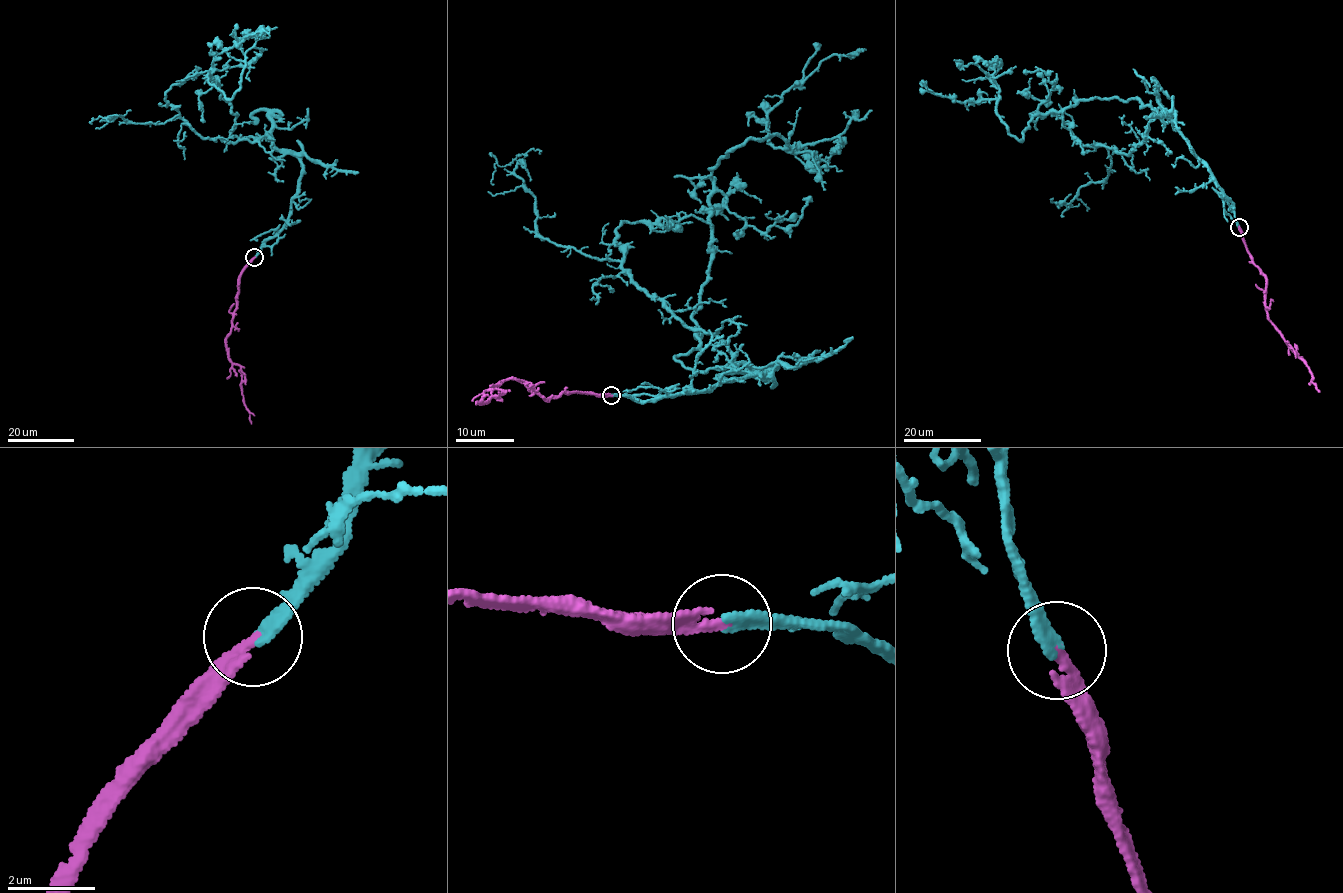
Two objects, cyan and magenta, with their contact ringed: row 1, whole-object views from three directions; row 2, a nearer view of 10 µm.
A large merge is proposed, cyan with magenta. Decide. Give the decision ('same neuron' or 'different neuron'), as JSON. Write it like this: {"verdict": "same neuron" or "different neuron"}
{"verdict": "same neuron"}

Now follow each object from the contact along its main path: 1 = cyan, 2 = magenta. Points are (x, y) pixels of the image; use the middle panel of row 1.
1: (610, 396), (764, 377), (676, 357), (700, 344), (709, 169), (786, 147), (785, 92), (863, 51)
2: (610, 395), (563, 391), (546, 399), (522, 380), (511, 378), (492, 386), (504, 393), (476, 403)

